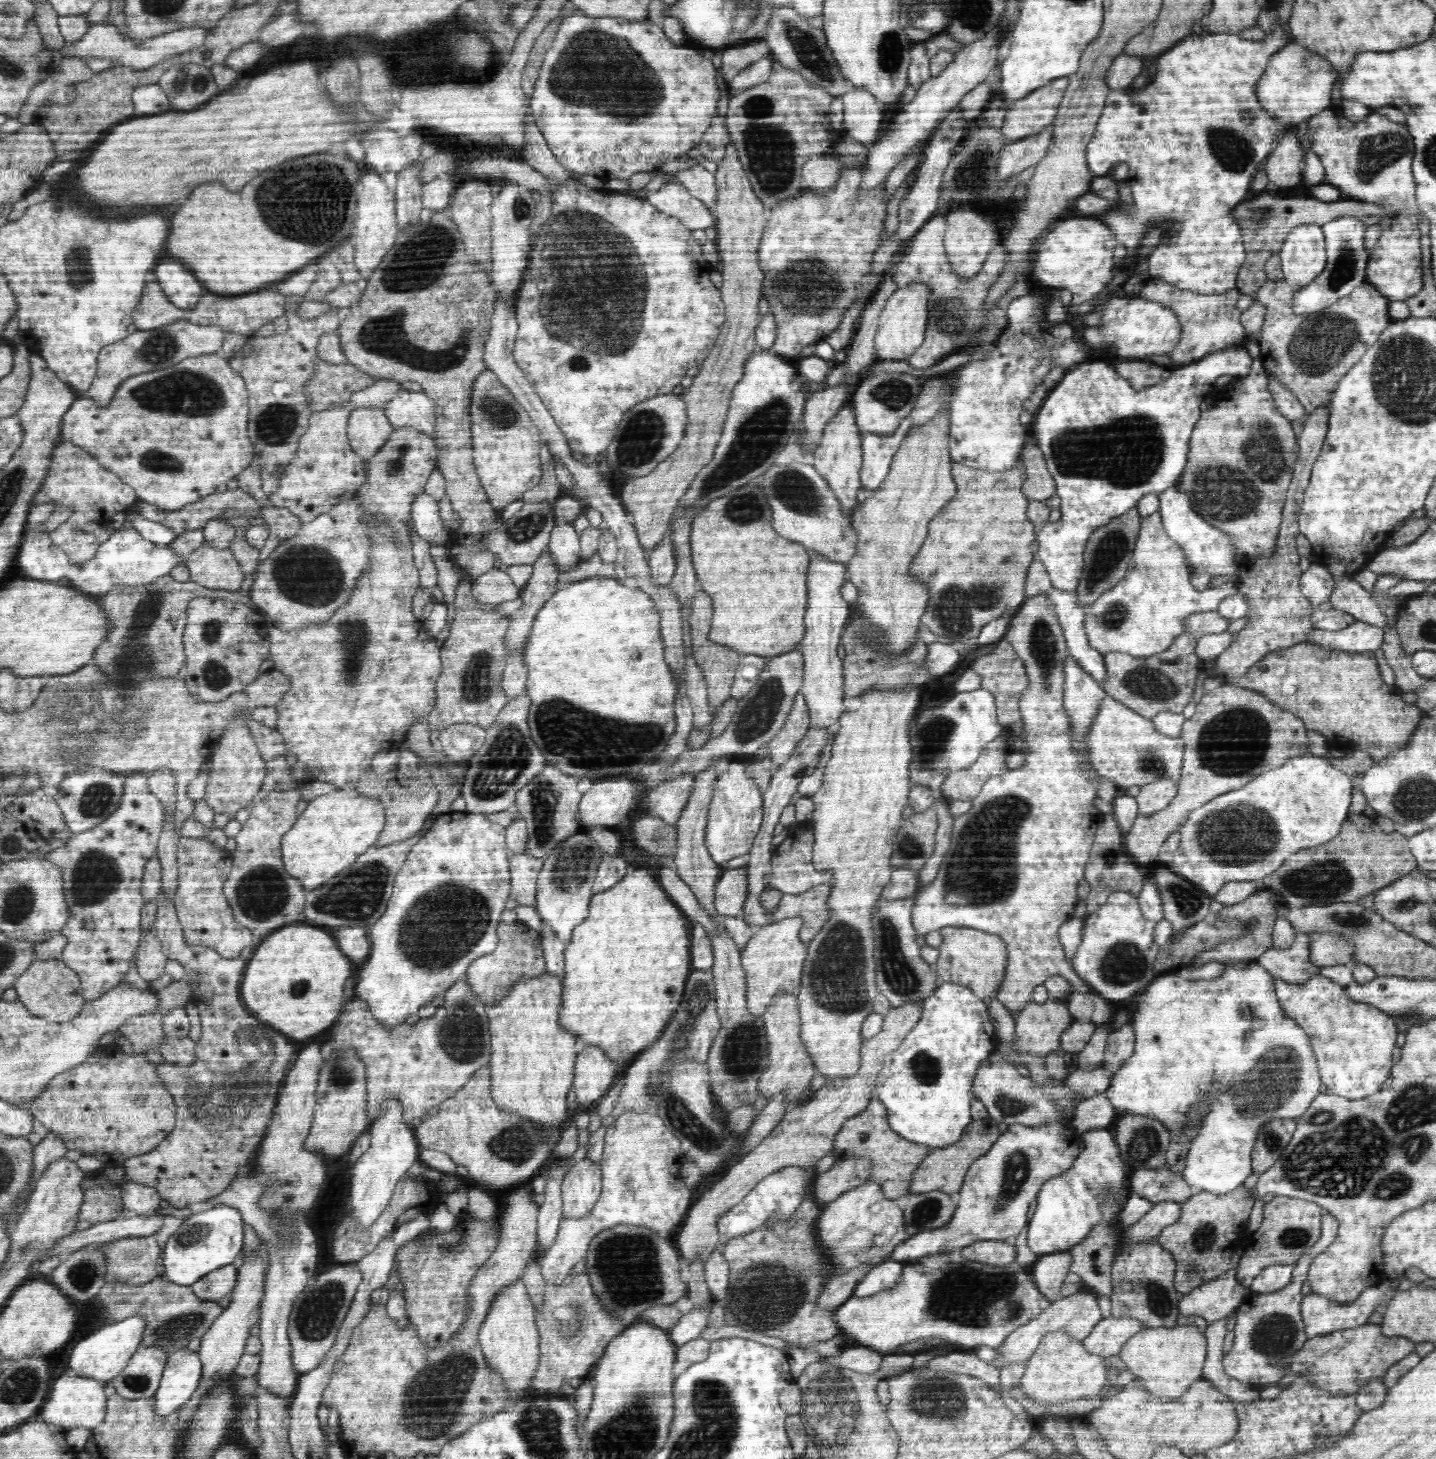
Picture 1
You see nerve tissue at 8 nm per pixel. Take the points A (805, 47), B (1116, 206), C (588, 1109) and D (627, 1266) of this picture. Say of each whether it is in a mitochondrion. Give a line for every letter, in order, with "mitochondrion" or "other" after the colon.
A: mitochondrion
B: other
C: other
D: mitochondrion

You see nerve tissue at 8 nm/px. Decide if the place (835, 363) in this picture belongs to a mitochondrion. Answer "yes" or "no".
no

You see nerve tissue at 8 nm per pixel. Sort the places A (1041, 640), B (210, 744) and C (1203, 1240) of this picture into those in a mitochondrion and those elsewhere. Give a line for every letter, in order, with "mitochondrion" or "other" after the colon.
A: mitochondrion
B: other
C: mitochondrion

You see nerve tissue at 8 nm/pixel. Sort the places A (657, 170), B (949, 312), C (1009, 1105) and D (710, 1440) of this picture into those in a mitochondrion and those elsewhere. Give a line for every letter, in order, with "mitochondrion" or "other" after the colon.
A: other
B: mitochondrion
C: mitochondrion
D: mitochondrion

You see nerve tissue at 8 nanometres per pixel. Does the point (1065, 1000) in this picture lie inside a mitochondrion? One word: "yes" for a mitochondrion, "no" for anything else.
no

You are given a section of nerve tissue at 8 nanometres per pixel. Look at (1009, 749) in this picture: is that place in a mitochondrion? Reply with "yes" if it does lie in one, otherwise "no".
no

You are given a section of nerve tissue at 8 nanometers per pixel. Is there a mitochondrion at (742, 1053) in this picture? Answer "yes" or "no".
yes

